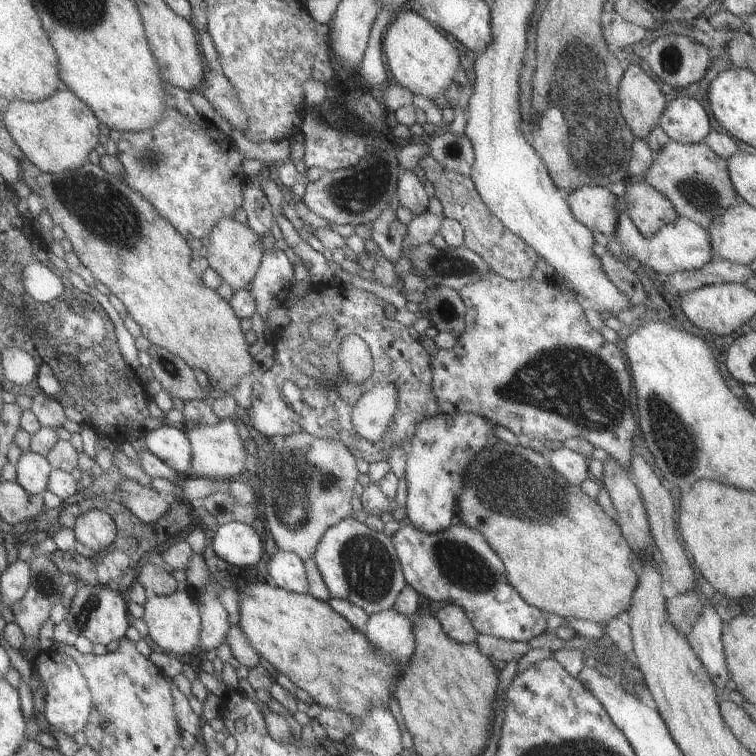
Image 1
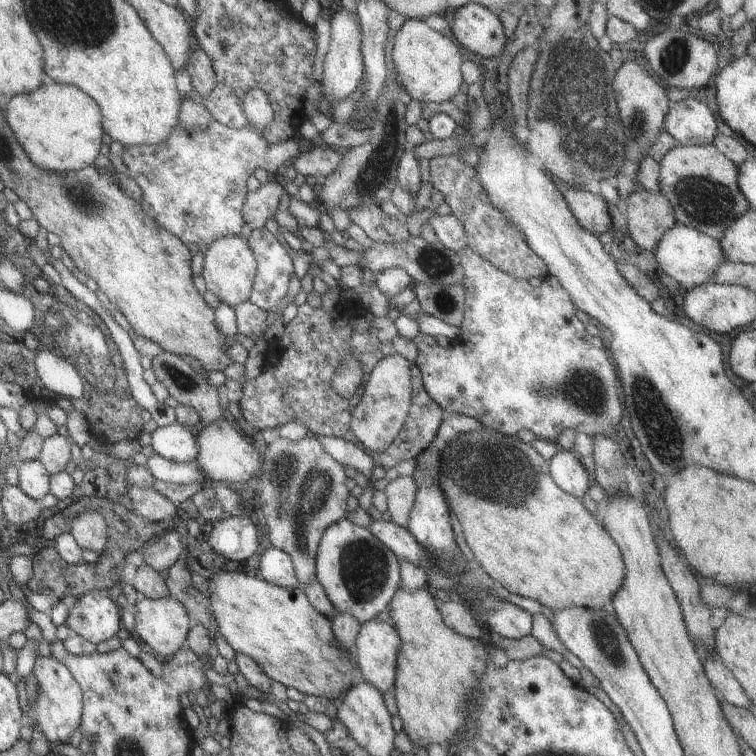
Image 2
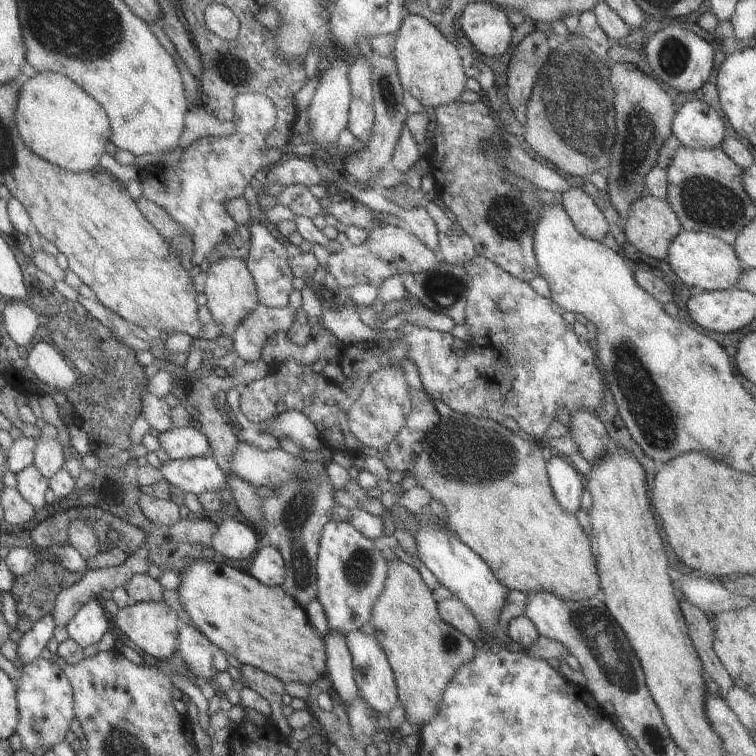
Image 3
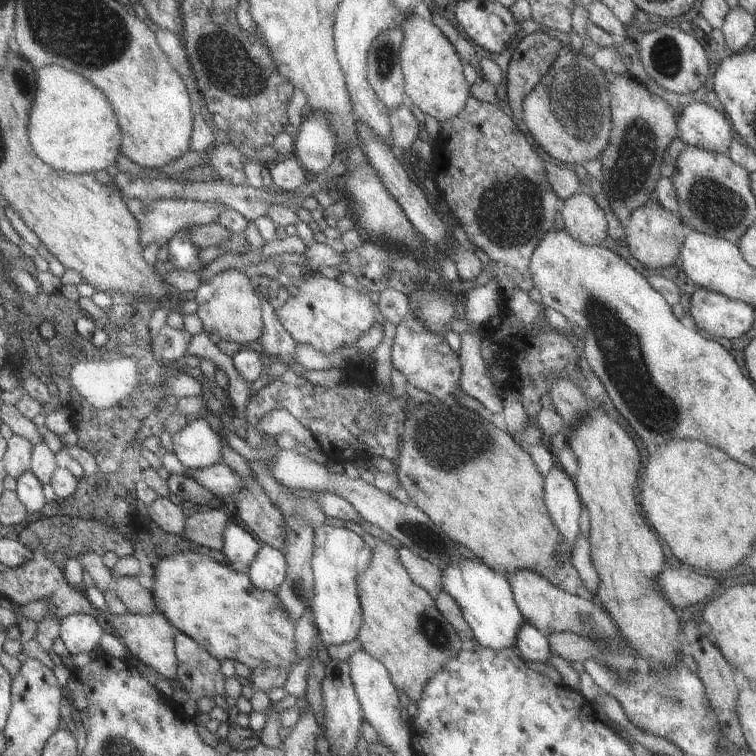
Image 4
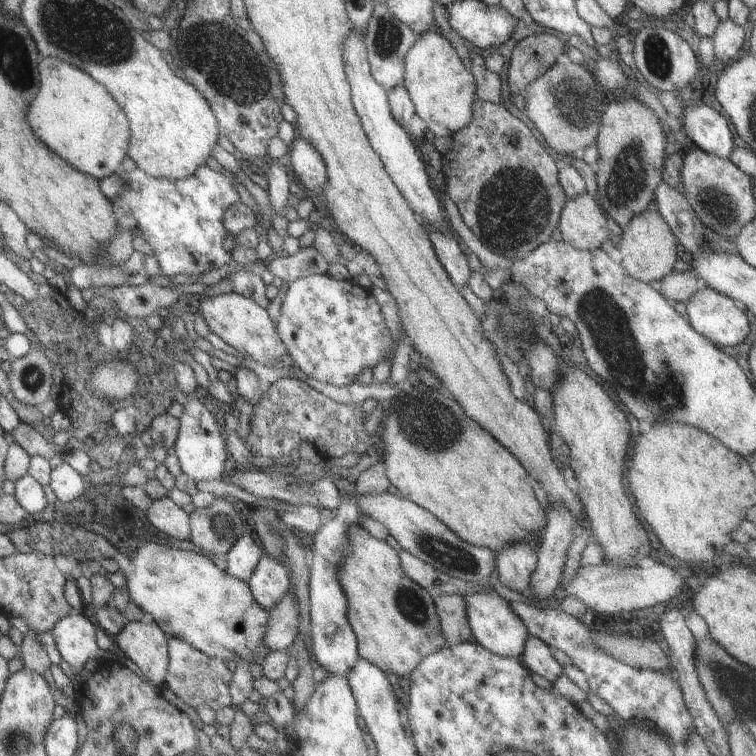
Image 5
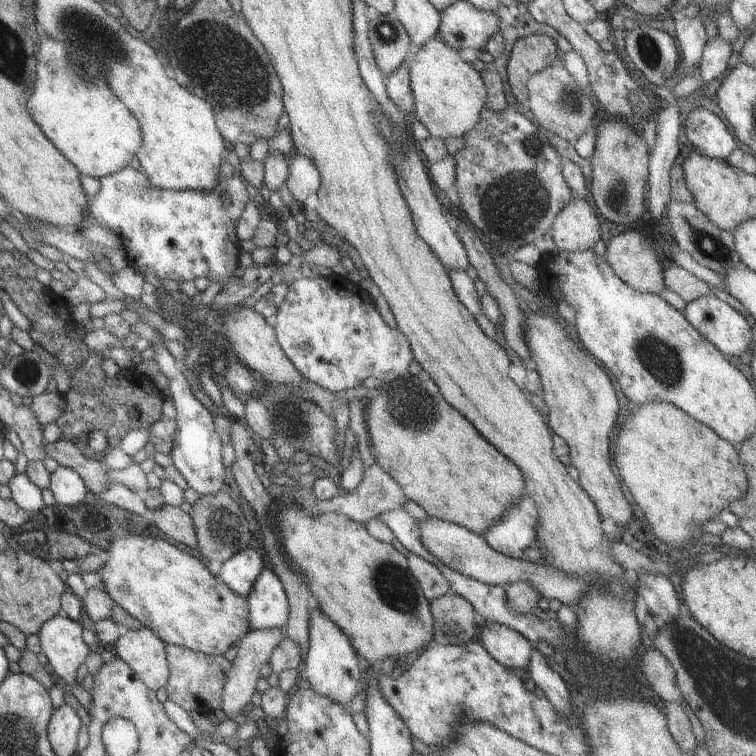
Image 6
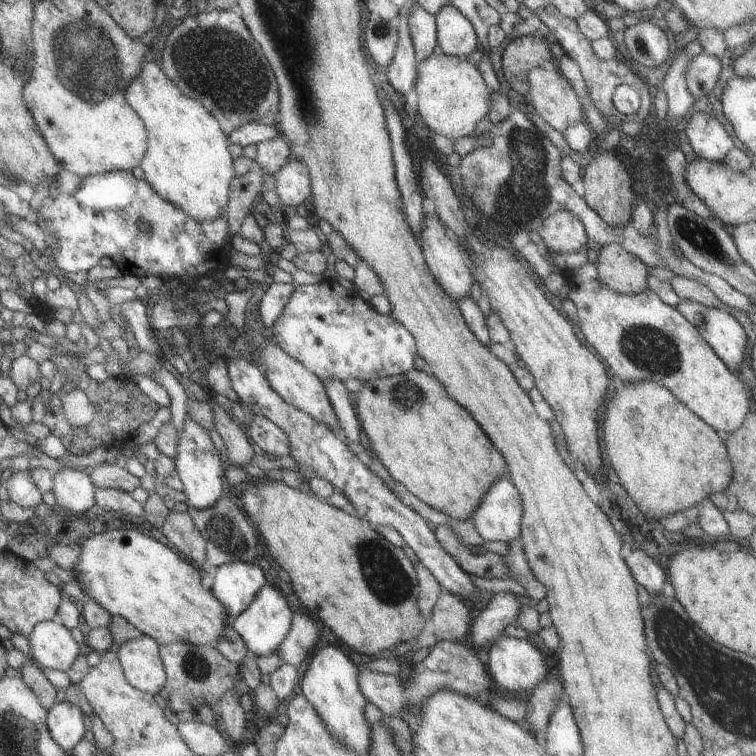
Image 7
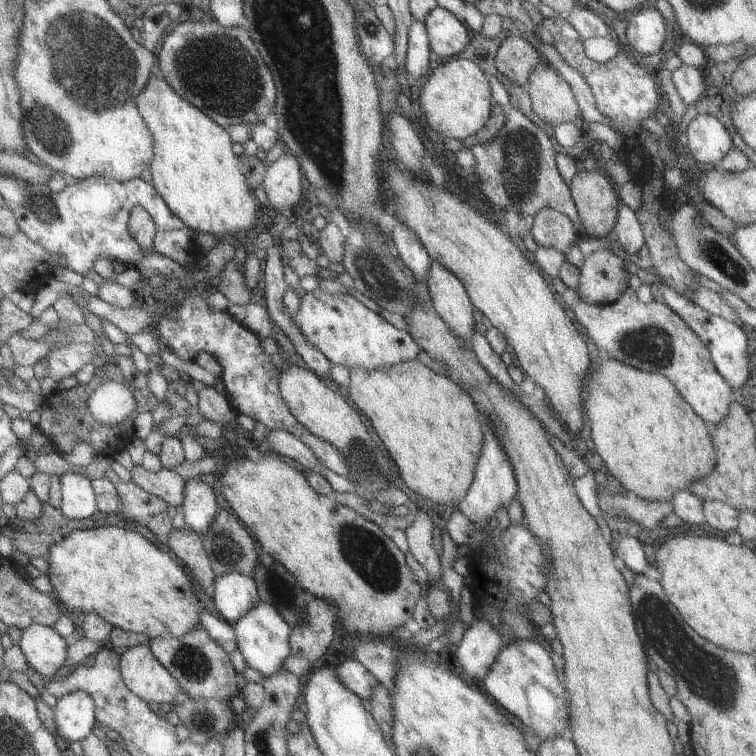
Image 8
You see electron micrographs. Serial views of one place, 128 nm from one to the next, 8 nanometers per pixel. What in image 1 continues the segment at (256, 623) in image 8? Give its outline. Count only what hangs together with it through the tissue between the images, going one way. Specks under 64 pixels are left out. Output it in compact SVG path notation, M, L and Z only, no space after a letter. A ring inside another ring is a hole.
M279 549L267 557L266 582L271 586L305 594L308 592L305 575L303 561L295 553Z

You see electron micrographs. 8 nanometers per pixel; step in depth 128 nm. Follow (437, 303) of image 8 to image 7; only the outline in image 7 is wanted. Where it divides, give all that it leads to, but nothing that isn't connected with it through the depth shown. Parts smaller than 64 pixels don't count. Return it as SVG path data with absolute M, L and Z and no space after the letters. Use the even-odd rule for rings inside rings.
M424 216L418 234L425 264L437 284L454 300L469 295L471 286L470 260L461 250L454 236L444 228L436 216Z

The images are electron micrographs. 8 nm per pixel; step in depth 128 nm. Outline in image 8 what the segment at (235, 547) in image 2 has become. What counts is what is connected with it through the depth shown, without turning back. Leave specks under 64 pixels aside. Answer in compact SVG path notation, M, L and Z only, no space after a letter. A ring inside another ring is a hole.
M235 571L214 577L210 597L221 619L233 624L258 602L255 581L251 574Z

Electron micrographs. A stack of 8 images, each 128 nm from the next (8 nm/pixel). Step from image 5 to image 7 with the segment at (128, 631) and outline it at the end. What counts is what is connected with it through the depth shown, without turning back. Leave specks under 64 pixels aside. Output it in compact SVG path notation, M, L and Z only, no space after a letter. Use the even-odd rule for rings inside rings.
M143 635L120 643L116 652L125 680L151 696L159 692L166 679L158 646L156 640Z

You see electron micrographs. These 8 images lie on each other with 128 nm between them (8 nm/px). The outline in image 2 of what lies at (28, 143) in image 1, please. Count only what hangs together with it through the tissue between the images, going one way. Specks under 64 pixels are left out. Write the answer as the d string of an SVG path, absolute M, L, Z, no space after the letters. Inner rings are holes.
M45 76L45 82L31 93L9 96L3 115L26 158L41 169L60 173L93 164L104 132L93 99L77 87L53 81Z

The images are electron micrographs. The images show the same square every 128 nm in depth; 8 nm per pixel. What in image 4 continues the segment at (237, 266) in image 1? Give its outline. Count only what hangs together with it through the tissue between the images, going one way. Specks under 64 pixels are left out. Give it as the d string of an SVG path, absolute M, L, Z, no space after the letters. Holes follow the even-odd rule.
M224 265L211 278L201 282L194 290L194 299L198 304L196 313L202 322L202 332L214 340L239 342L242 346L255 343L262 331L262 310L260 298L257 298L252 284L253 281L247 279L241 271L227 269Z

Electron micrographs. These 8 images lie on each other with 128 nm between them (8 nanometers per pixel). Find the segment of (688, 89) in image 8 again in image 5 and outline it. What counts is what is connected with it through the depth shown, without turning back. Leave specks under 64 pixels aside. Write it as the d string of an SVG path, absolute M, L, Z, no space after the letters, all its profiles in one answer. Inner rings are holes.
M731 19L721 21L710 35L713 40L713 54L721 62L729 62L743 52L745 32L741 25L731 22Z

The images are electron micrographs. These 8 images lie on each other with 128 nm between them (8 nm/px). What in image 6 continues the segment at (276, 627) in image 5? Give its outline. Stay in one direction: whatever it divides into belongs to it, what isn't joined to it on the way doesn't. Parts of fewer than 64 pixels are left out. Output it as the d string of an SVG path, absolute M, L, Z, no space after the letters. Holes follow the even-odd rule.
M257 629L241 637L237 646L235 658L231 662L230 669L225 677L225 682L222 686L220 709L229 715L242 712L242 708L249 702L249 698L255 692L255 682L258 679L258 674L261 666L265 665L269 655L276 648L277 643L286 636L285 629Z

